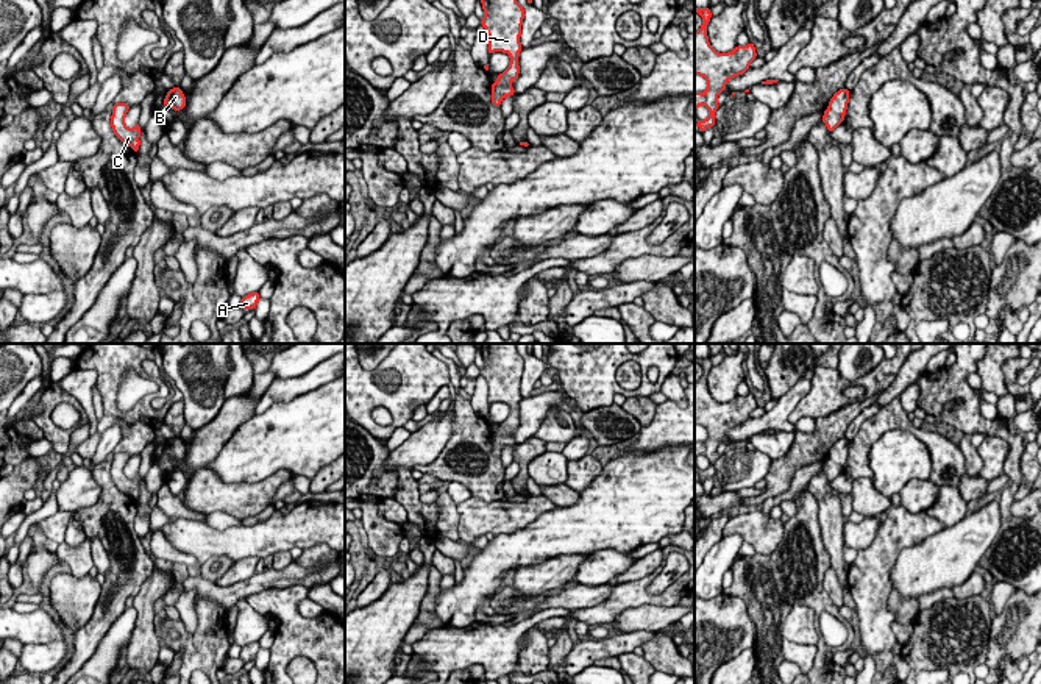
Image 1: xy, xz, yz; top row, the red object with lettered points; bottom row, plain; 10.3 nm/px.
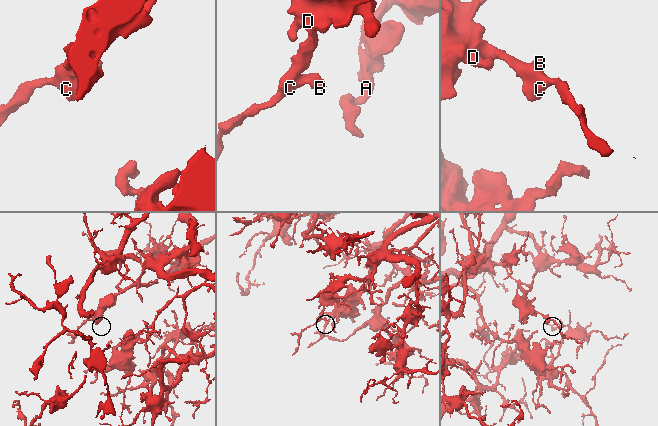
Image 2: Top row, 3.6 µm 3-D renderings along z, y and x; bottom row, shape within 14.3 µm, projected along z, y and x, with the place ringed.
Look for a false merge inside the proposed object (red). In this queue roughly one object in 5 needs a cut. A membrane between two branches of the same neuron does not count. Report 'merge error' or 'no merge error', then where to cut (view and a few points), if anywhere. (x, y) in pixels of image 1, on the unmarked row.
no merge error; cut none

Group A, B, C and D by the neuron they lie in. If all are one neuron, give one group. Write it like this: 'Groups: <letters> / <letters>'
Groups: A B C D

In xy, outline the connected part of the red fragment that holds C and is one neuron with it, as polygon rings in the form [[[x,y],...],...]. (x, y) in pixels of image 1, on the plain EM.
[[[115,453],[112,454],[112,465],[111,465],[111,476],[114,484],[128,497],[131,497],[136,503],[139,503],[139,486],[140,486],[140,475],[137,473],[134,478],[128,478],[125,475],[125,465],[130,459],[126,453]]]

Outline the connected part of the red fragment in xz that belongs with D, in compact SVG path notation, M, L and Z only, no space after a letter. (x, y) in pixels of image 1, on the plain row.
M484 344L481 353L484 359L481 375L489 384L489 404L504 401L510 406L509 417L492 433L492 453L499 458L504 447L515 445L510 431L520 423L524 358L518 354L515 344Z

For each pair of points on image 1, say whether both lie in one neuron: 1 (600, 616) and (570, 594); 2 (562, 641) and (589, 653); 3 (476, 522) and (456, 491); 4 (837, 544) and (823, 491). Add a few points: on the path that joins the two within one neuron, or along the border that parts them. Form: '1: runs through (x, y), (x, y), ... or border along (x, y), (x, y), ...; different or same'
1: border along (615, 586), (604, 600), (572, 612); different
2: border along (573, 645), (564, 658); different
3: border along (470, 495), (456, 505); different
4: runs through (832, 531), (829, 503); same

